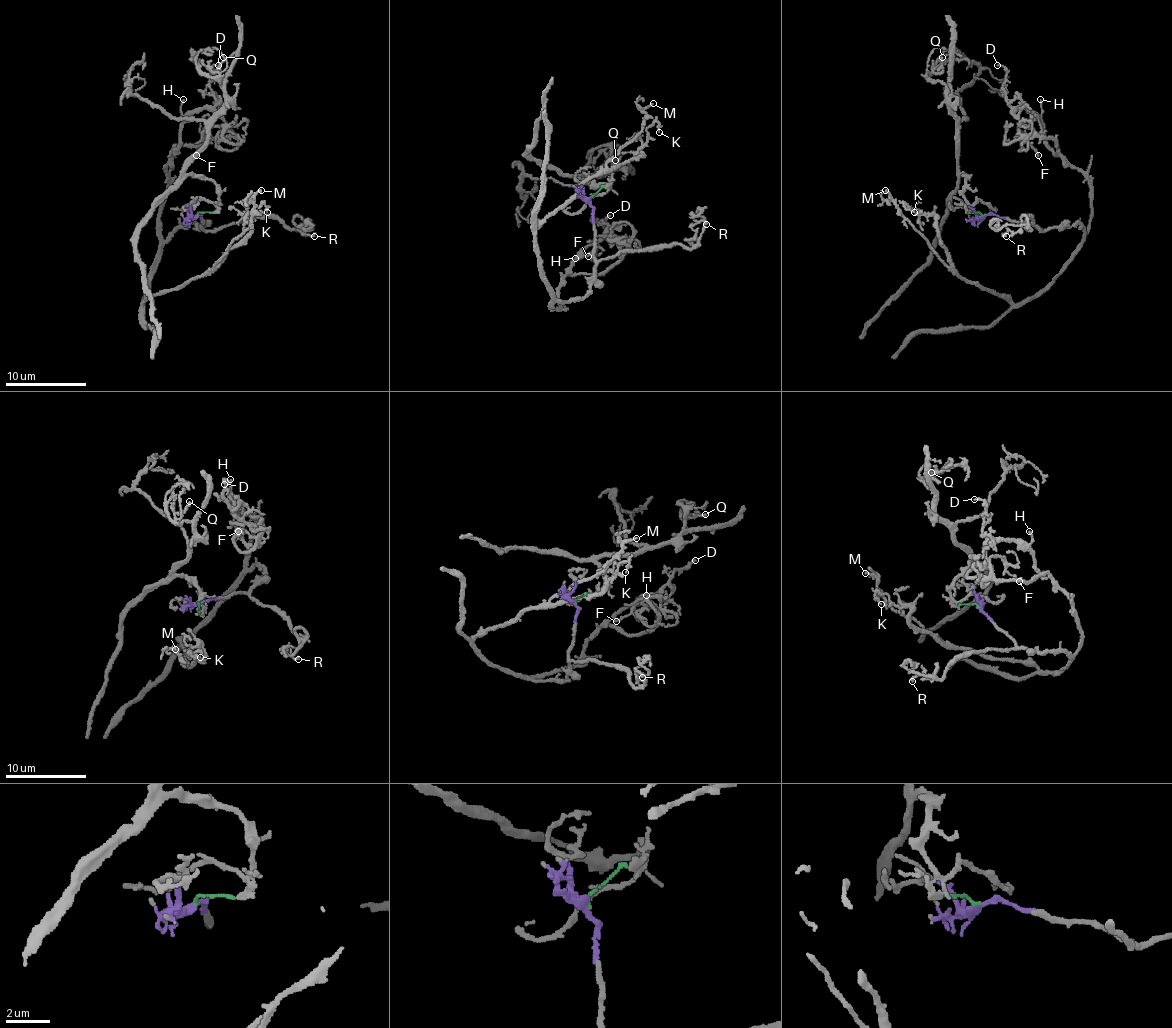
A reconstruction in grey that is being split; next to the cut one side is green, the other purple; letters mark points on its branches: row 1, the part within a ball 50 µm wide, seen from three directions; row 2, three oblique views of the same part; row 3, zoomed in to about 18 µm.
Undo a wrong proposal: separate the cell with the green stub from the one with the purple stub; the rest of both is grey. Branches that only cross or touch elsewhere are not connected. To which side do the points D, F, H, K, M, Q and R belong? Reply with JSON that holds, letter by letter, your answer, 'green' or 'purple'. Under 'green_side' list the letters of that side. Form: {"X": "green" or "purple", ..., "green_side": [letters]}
{"D": "purple", "F": "purple", "H": "purple", "K": "purple", "M": "purple", "Q": "green", "R": "purple", "green_side": ["Q"]}

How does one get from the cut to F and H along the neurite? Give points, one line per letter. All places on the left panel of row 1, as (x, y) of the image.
F: (197, 216), (203, 228), (161, 236), (169, 156), (220, 139), (230, 133), (224, 125), (205, 131), (195, 156)
H: (197, 216), (201, 216), (203, 228), (179, 226), (165, 241), (161, 236), (167, 162), (179, 143), (183, 99)

